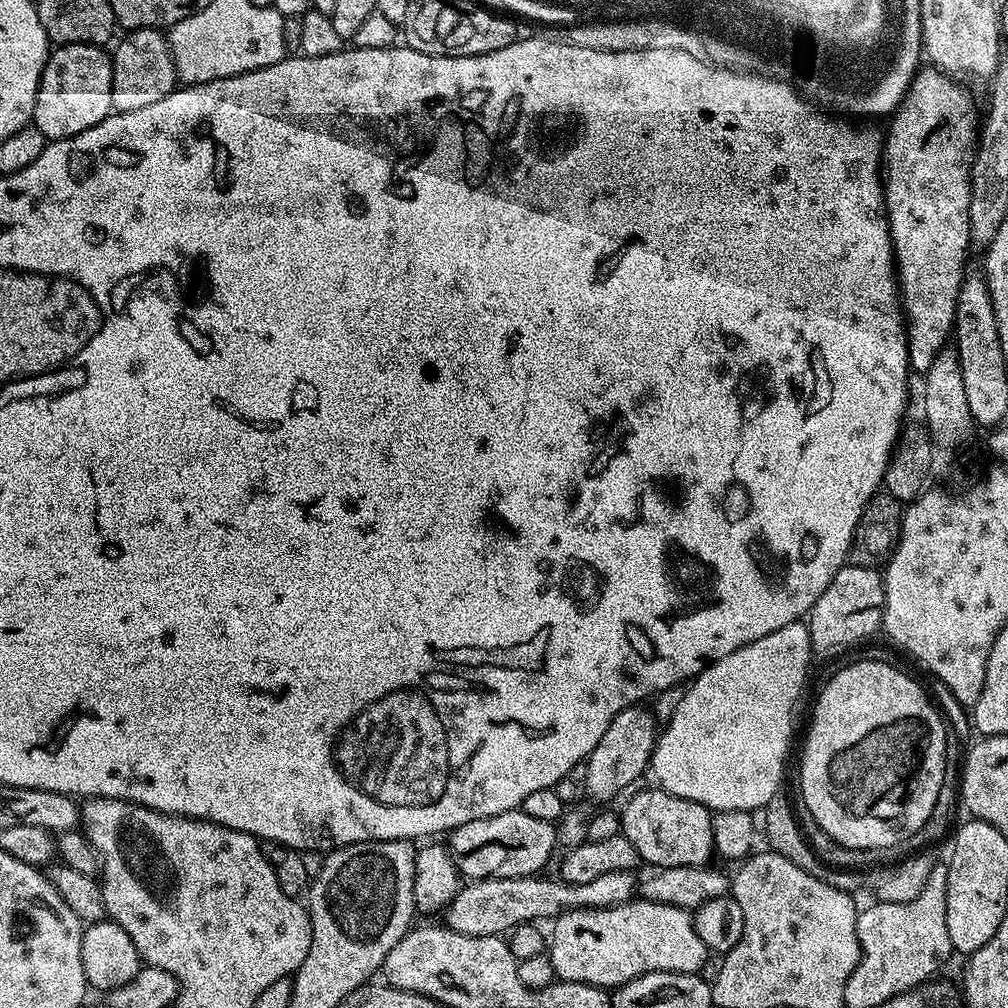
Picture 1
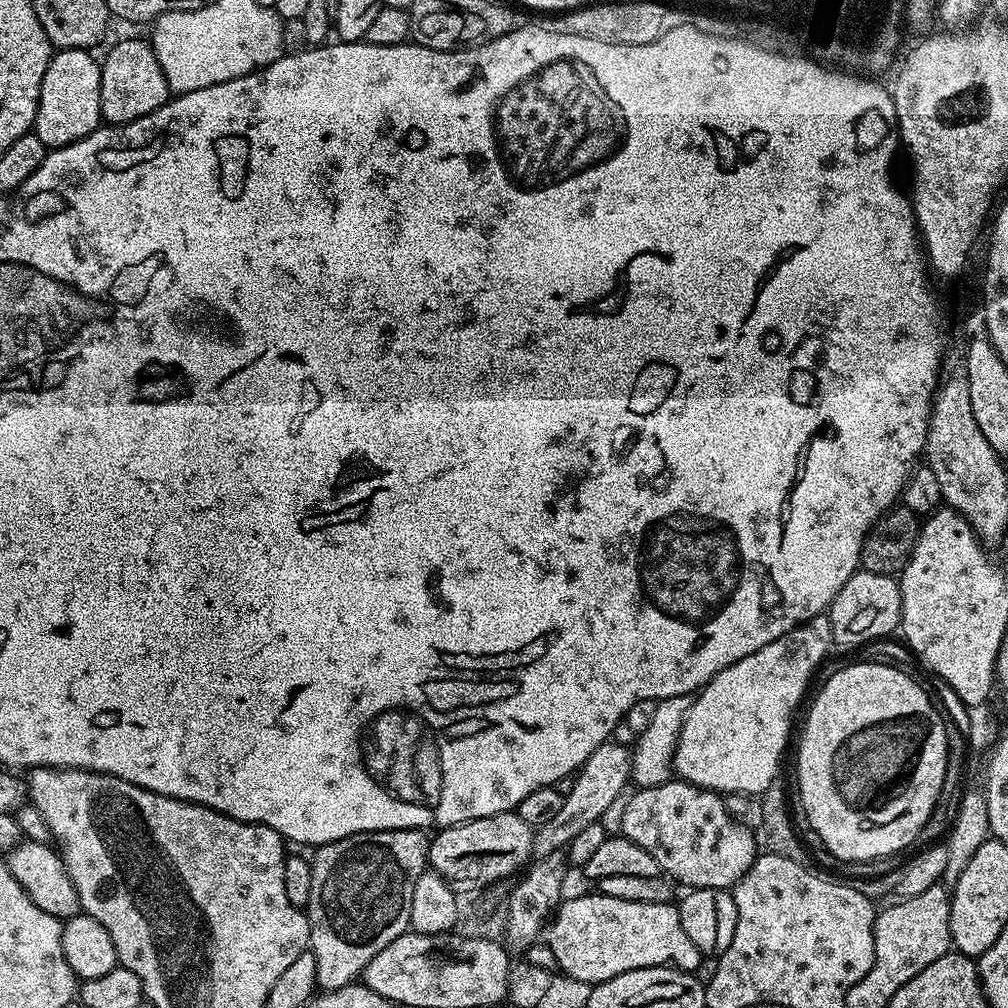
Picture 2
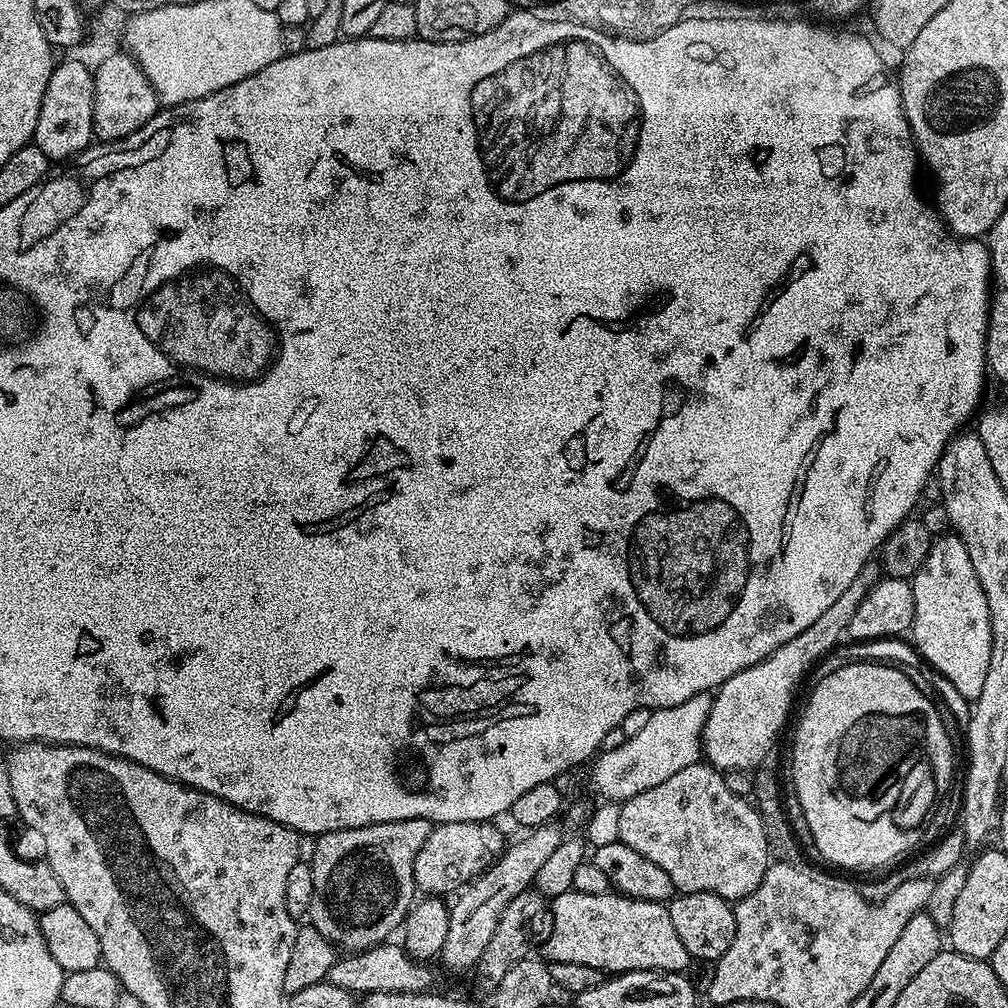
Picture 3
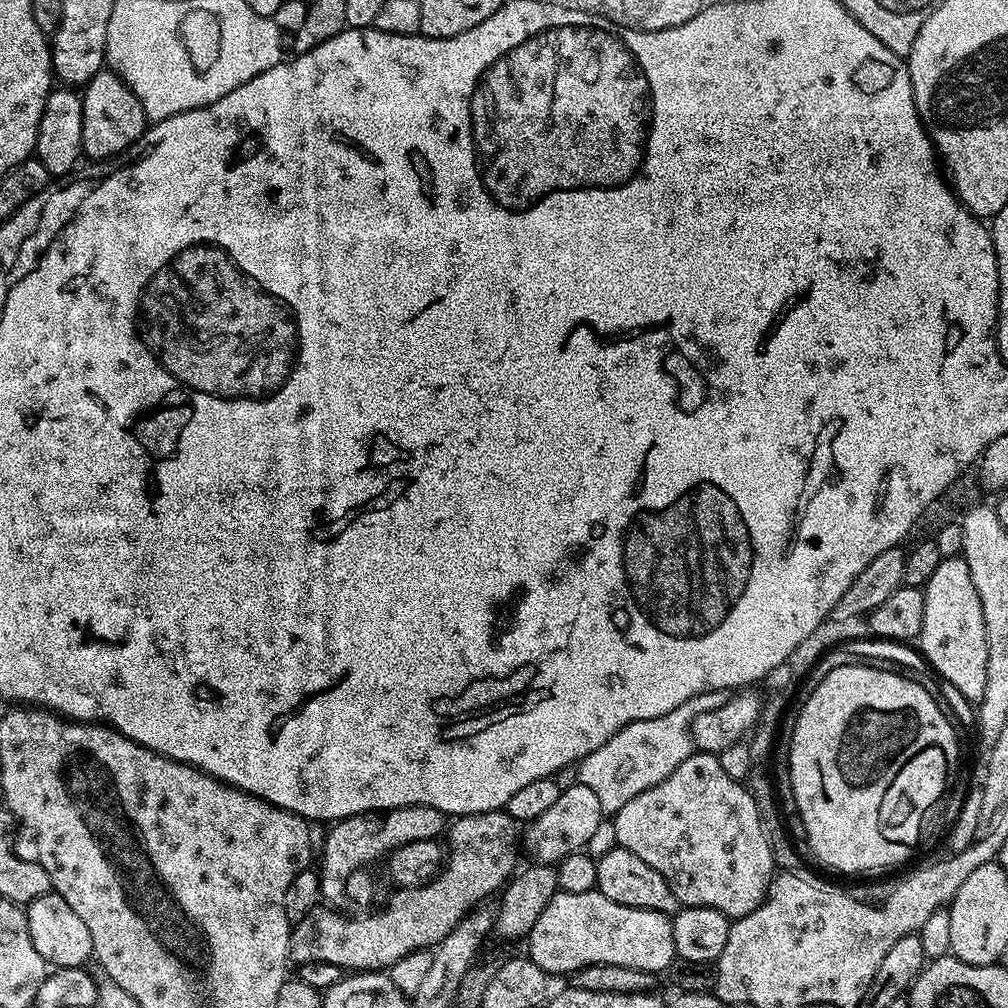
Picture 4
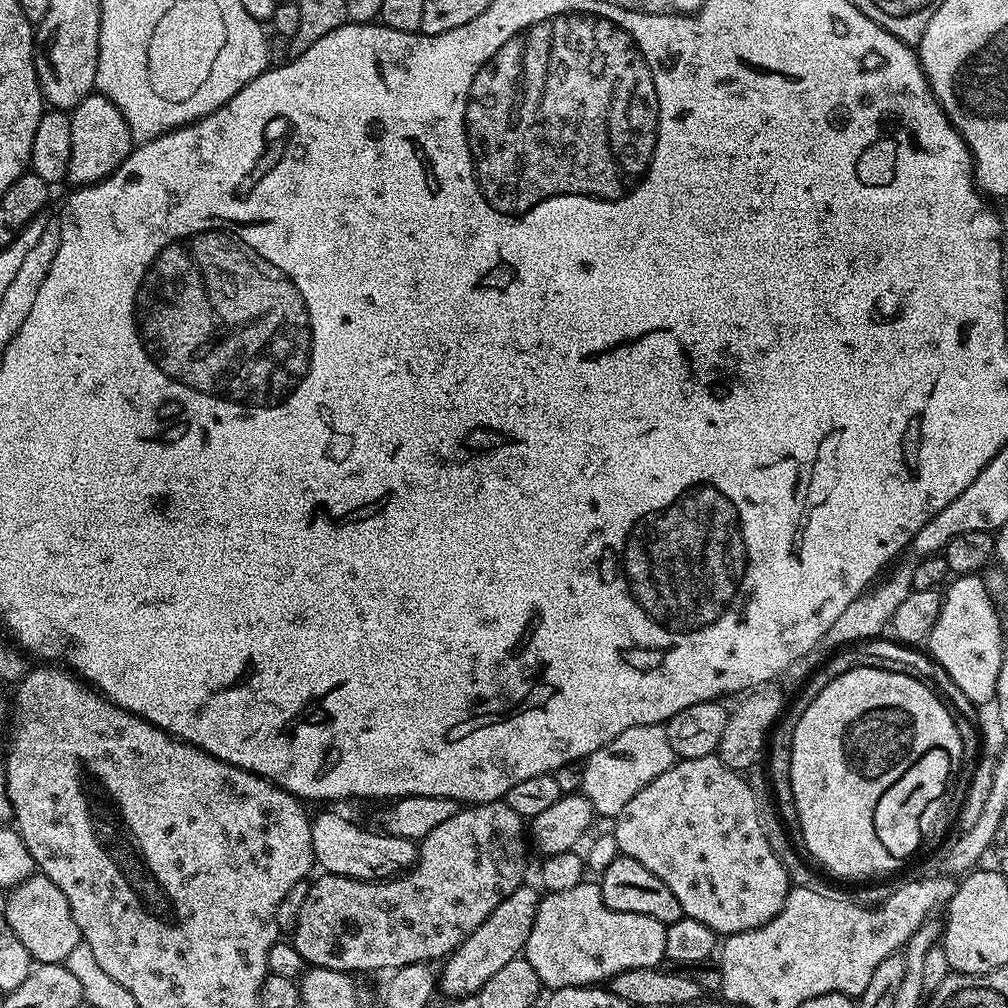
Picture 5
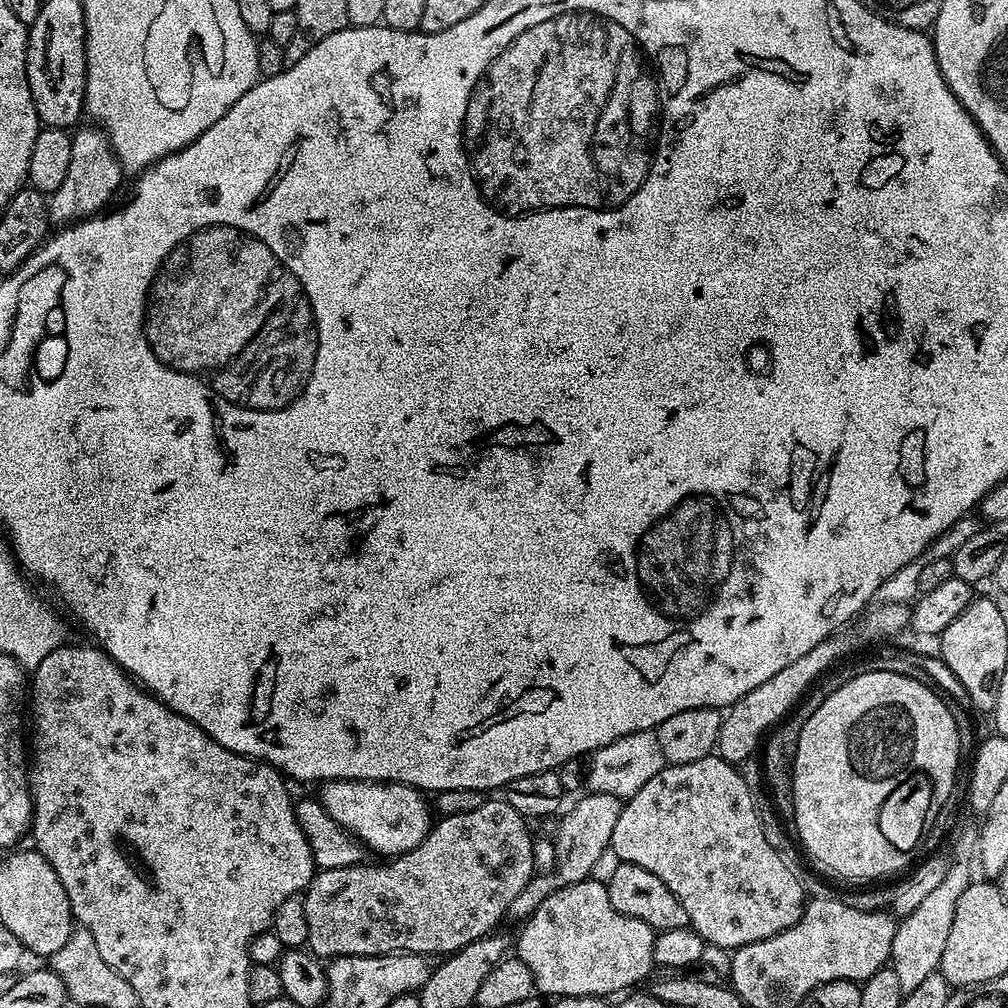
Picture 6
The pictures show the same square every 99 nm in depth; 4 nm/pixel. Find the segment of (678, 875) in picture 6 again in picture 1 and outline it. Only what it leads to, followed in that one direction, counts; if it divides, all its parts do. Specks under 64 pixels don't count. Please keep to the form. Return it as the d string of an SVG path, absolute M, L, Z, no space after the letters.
M648 786L634 798L630 798L626 810L619 813L619 817L622 834L630 842L634 842L634 850L638 850L641 861L645 865L653 864L653 869L691 864L704 866L714 856L713 813L698 802L690 802L686 798L678 798L674 794Z

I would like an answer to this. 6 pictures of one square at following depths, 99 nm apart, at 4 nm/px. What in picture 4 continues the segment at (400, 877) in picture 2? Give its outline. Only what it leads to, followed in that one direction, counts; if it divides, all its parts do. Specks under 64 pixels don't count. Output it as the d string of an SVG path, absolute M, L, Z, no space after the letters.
M402 806L389 812L363 812L337 820L327 829L325 848L319 857L318 875L323 903L345 914L364 914L376 896L376 884L368 880L368 867L383 861L394 850L419 840L435 840L446 832L446 817L434 806Z

